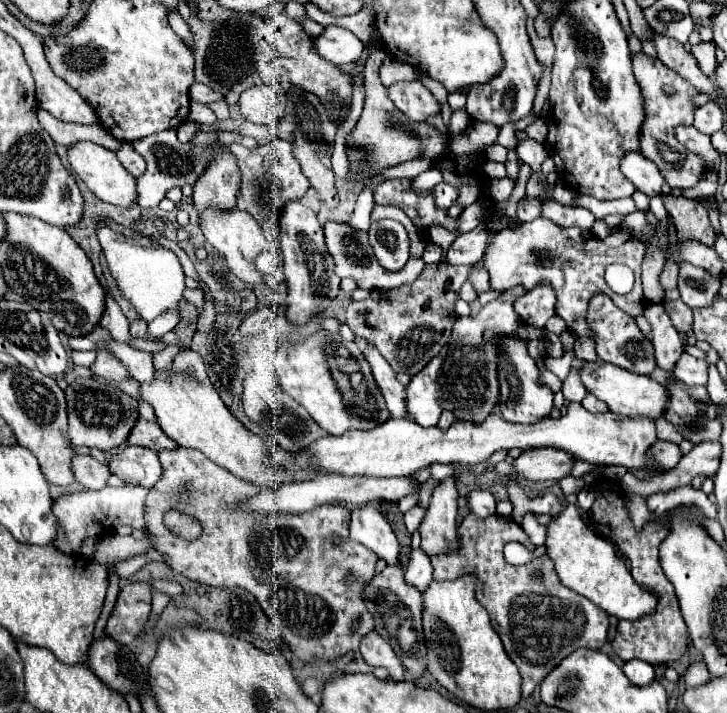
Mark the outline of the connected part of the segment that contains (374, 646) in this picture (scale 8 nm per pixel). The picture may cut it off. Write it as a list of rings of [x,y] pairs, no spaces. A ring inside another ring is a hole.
[[[376,630],[370,632],[370,634],[366,634],[362,638],[360,652],[362,652],[364,660],[370,666],[382,666],[382,668],[386,668],[390,672],[390,678],[392,680],[402,680],[402,674],[404,674],[402,662],[392,652],[390,644],[386,644],[386,640],[382,640],[382,636],[376,634]]]

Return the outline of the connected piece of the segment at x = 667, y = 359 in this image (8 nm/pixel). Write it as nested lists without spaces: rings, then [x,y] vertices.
[[[648,304],[644,310],[644,318],[652,326],[650,342],[656,350],[656,364],[662,370],[670,372],[684,352],[684,344],[680,340],[680,334],[660,304]]]

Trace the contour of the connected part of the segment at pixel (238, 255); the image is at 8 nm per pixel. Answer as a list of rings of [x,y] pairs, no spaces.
[[[208,208],[206,212],[200,214],[200,228],[202,228],[202,234],[206,236],[206,240],[218,250],[224,254],[226,262],[228,262],[228,268],[244,282],[248,284],[260,284],[260,282],[266,282],[264,276],[260,276],[252,264],[254,256],[268,248],[268,242],[258,226],[258,222],[246,212],[246,210],[240,210],[240,208],[232,208],[230,212],[222,212],[218,208]]]

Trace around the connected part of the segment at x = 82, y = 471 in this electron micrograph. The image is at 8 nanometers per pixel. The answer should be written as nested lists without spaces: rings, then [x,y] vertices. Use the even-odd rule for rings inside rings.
[[[74,454],[70,470],[74,472],[76,482],[88,490],[102,490],[110,476],[106,462],[96,462],[92,456],[82,454]]]

